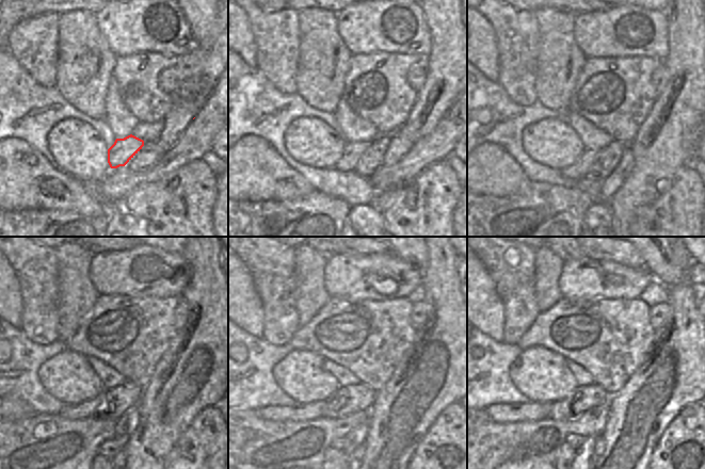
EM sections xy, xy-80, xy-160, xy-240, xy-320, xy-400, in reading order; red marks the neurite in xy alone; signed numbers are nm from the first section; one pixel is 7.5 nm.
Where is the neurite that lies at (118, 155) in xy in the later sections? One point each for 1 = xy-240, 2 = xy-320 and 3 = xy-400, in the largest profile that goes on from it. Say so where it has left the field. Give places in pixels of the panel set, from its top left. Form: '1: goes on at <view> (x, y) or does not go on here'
1: goes on at xy-240 (86, 409)
2: goes on at xy-320 (310, 410)
3: goes on at xy-400 (506, 411)

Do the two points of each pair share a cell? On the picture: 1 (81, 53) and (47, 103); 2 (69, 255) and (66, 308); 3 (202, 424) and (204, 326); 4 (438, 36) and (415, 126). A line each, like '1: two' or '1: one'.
1: two
2: one
3: two
4: one

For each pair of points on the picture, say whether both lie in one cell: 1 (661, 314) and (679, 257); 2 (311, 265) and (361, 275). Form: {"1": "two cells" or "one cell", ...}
{"1": "two cells", "2": "two cells"}

